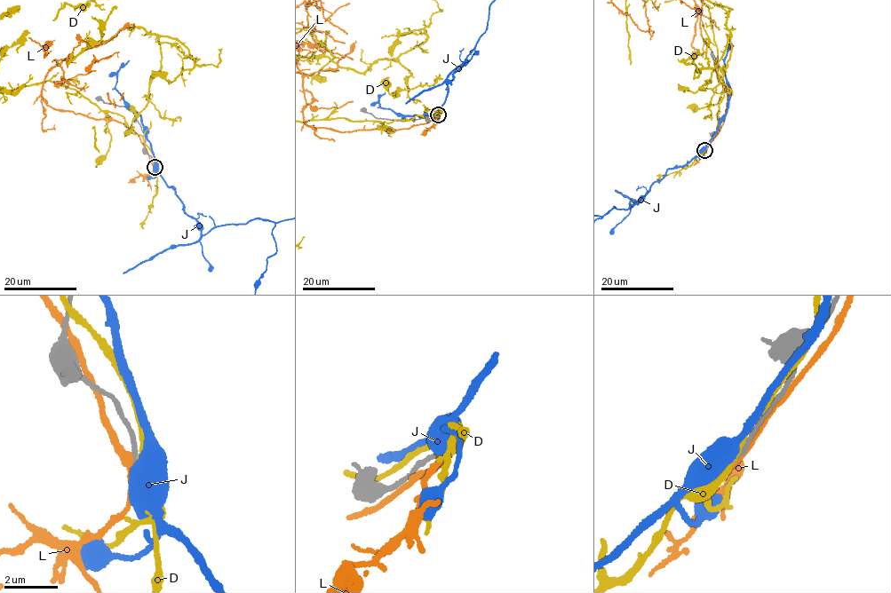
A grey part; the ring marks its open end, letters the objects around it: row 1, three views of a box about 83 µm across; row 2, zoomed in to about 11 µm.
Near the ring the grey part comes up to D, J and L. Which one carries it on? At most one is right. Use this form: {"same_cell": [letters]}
{"same_cell": []}

